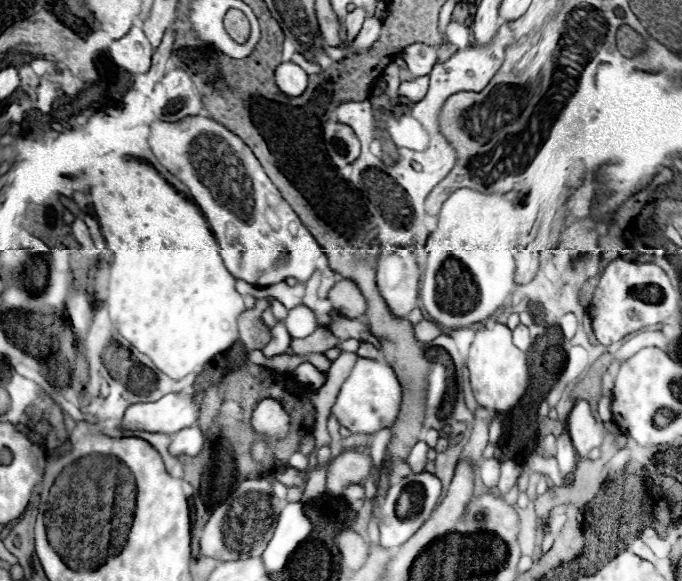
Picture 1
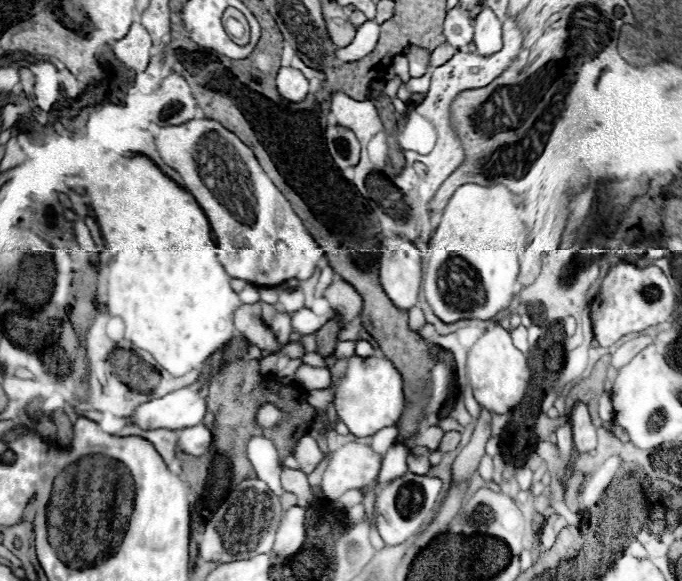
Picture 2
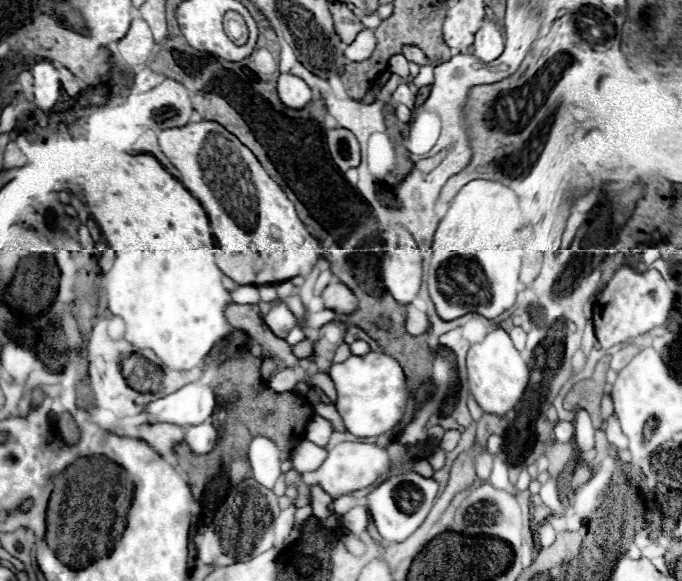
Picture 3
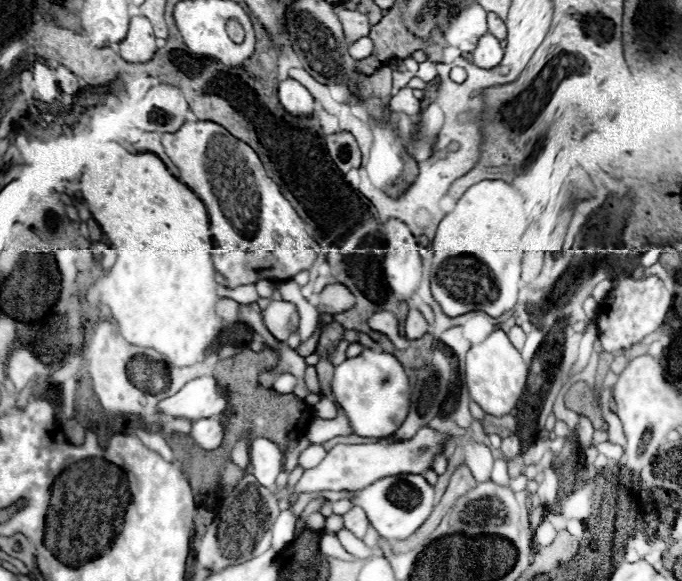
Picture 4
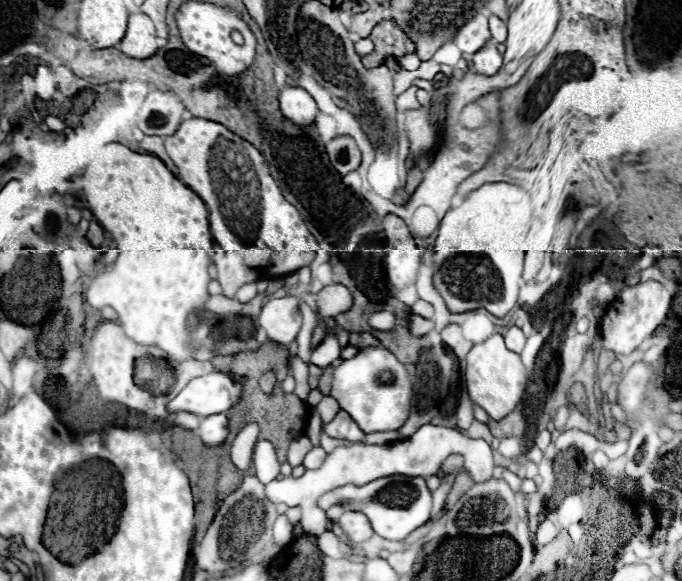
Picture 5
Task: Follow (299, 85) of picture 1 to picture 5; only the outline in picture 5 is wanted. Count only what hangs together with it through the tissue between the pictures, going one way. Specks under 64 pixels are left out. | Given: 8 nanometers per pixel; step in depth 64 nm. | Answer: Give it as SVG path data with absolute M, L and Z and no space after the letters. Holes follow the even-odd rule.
M284 86L280 92L280 106L286 118L292 122L300 122L300 126L308 126L316 118L316 102L314 98L300 86Z

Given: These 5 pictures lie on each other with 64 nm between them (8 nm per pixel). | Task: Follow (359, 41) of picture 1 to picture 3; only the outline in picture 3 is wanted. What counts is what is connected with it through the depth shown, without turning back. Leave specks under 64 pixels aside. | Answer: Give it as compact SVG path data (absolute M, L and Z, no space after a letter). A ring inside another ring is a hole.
M364 28L356 40L344 50L344 56L350 60L350 62L360 62L360 60L366 60L372 52L374 52L374 46L376 46L376 36L374 36L374 30L372 28Z

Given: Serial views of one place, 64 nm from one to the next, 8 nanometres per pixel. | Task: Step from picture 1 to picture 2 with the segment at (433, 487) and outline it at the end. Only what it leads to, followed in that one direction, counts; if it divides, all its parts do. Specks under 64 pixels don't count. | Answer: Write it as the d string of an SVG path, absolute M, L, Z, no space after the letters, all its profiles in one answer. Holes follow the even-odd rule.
M406 472L402 478L396 478L388 482L382 490L376 492L376 512L378 512L378 530L386 546L398 546L412 538L420 526L422 518L430 518L432 510L436 506L438 494L442 490L442 482L432 476L418 476L412 472Z

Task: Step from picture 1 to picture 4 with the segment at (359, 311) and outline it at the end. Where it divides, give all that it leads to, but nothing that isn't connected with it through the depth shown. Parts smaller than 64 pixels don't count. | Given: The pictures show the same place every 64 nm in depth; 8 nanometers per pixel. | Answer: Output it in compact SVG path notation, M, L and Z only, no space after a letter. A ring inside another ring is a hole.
M330 284L320 292L320 306L322 314L340 314L340 310L350 310L356 304L356 298L344 284Z

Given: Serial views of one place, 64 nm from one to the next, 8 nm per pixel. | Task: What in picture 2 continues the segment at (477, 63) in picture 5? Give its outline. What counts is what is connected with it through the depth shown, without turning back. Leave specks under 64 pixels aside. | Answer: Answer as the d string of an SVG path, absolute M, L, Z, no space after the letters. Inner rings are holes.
M482 4L474 24L474 46L482 56L494 54L502 46L502 24L488 4Z

